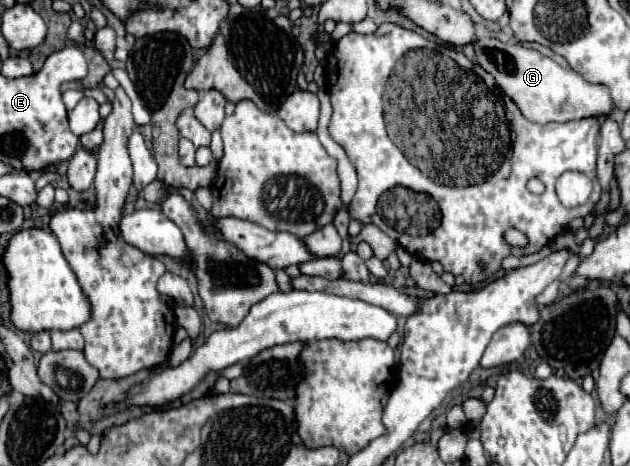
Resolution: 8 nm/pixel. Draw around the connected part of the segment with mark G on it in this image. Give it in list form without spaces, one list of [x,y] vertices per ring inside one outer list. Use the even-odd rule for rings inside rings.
[[[476,38],[474,42],[476,62],[488,74],[492,74],[498,86],[504,90],[508,98],[520,108],[520,112],[538,124],[548,122],[568,122],[586,116],[600,116],[612,112],[610,92],[602,84],[590,84],[582,80],[574,70],[566,70],[558,66],[554,60],[542,56],[532,48],[524,48],[520,44],[504,44],[496,38]]]

